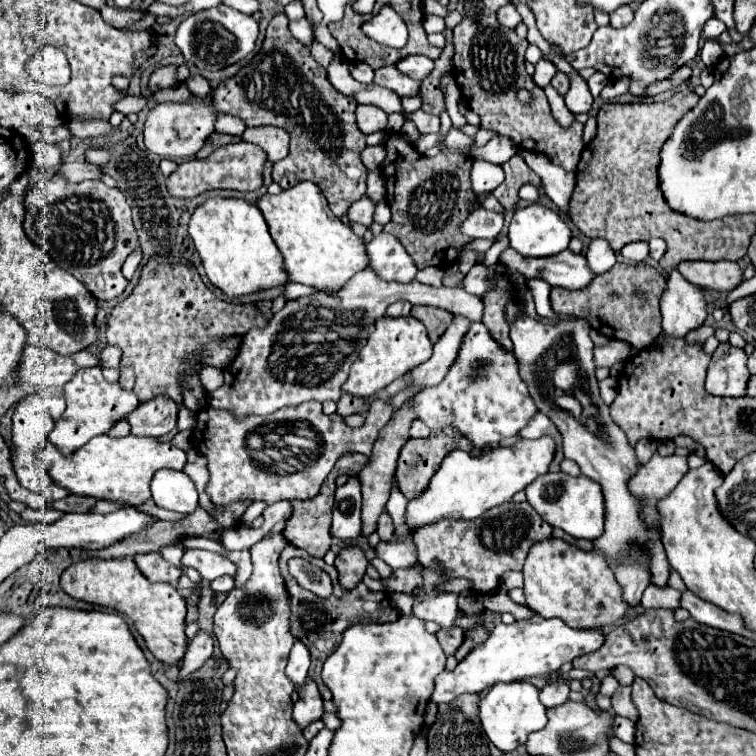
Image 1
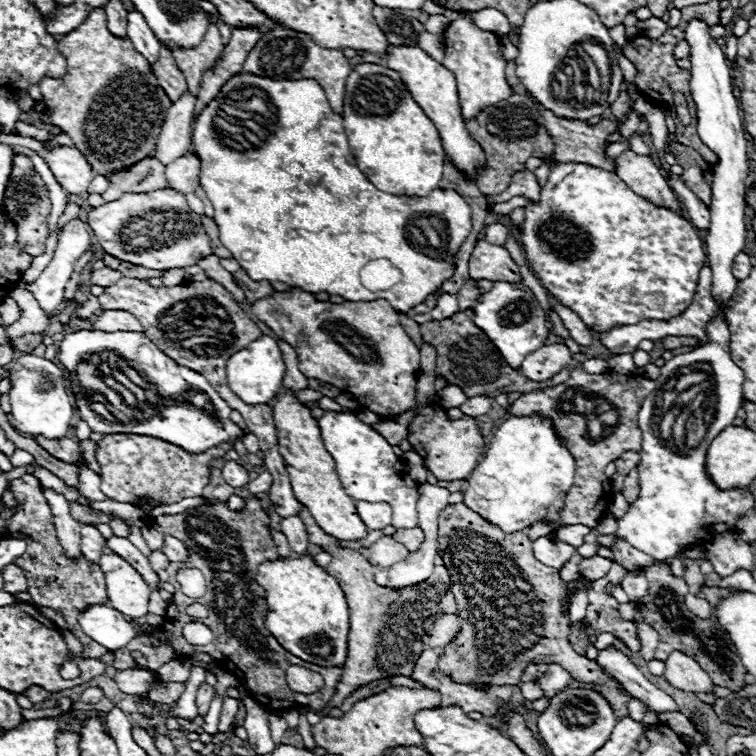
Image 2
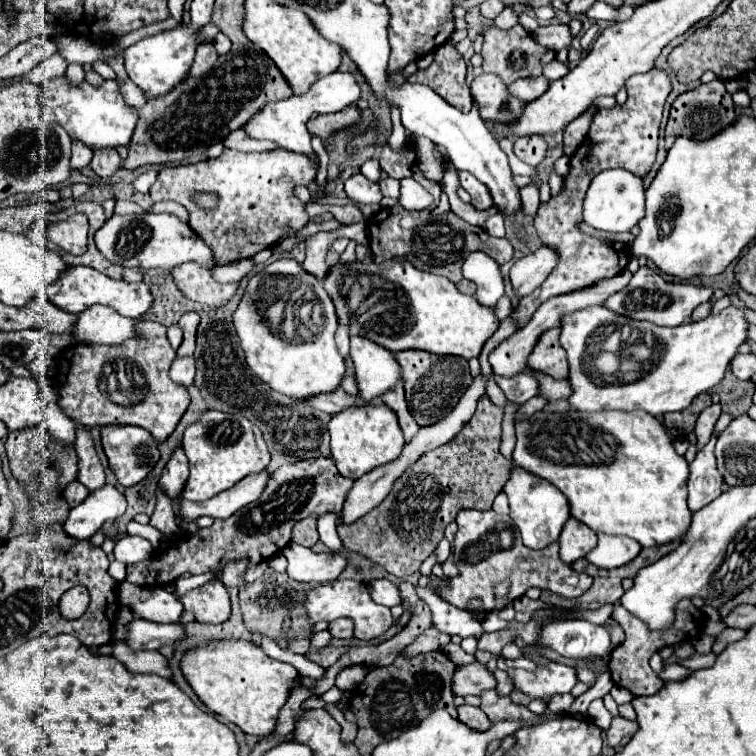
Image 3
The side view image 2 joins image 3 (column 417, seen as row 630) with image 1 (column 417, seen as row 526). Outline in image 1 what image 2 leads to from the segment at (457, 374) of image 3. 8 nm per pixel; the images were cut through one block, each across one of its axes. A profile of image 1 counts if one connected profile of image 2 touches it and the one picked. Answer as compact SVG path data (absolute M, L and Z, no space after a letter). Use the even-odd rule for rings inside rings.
M414 306L410 314L426 326L428 338L432 342L438 342L438 338L446 332L446 328L452 322L452 314L448 314L446 310L440 310L440 308L432 308L432 306Z

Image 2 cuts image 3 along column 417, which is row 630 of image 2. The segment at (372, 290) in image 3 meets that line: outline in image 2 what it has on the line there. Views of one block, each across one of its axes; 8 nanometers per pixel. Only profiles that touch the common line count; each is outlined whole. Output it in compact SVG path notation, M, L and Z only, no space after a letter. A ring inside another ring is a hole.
M310 556L300 558L278 558L270 562L262 562L256 570L256 582L264 588L268 614L264 620L264 626L272 632L272 636L294 656L320 664L320 666L342 666L346 660L346 636L350 630L348 620L348 602L340 588L340 584L322 568L318 566Z

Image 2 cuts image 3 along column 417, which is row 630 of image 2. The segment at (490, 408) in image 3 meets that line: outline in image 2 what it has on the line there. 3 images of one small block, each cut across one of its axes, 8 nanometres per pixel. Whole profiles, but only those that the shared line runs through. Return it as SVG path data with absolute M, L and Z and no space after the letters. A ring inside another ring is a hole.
M448 504L438 516L438 550L452 576L452 594L456 596L456 602L460 606L458 618L462 622L460 634L444 648L444 654L438 660L442 672L446 672L452 680L460 684L480 680L502 686L518 684L528 664L562 664L574 676L574 680L598 684L602 696L612 704L618 718L628 716L626 702L630 700L630 696L620 694L620 684L612 676L604 674L594 660L576 654L570 644L572 624L568 610L562 608L562 598L568 592L572 592L572 598L578 592L578 584L574 582L570 588L564 586L560 580L560 568L550 568L538 562L532 554L532 542L524 532L506 534L494 524L488 524L482 516L476 516L476 512L472 512L466 504Z

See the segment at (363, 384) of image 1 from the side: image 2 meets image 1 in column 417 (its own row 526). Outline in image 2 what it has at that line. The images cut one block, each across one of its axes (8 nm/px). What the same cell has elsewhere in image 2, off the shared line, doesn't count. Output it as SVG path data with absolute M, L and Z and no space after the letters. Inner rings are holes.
M288 390L280 392L280 396L274 400L272 410L274 424L278 428L280 452L284 456L290 484L298 502L302 502L308 512L312 512L312 518L320 524L320 528L324 528L324 532L328 532L328 536L336 536L340 542L356 542L366 538L368 528L358 516L354 500L344 492L338 480L334 458L324 448L318 422L310 416L310 410L294 398L294 392Z

